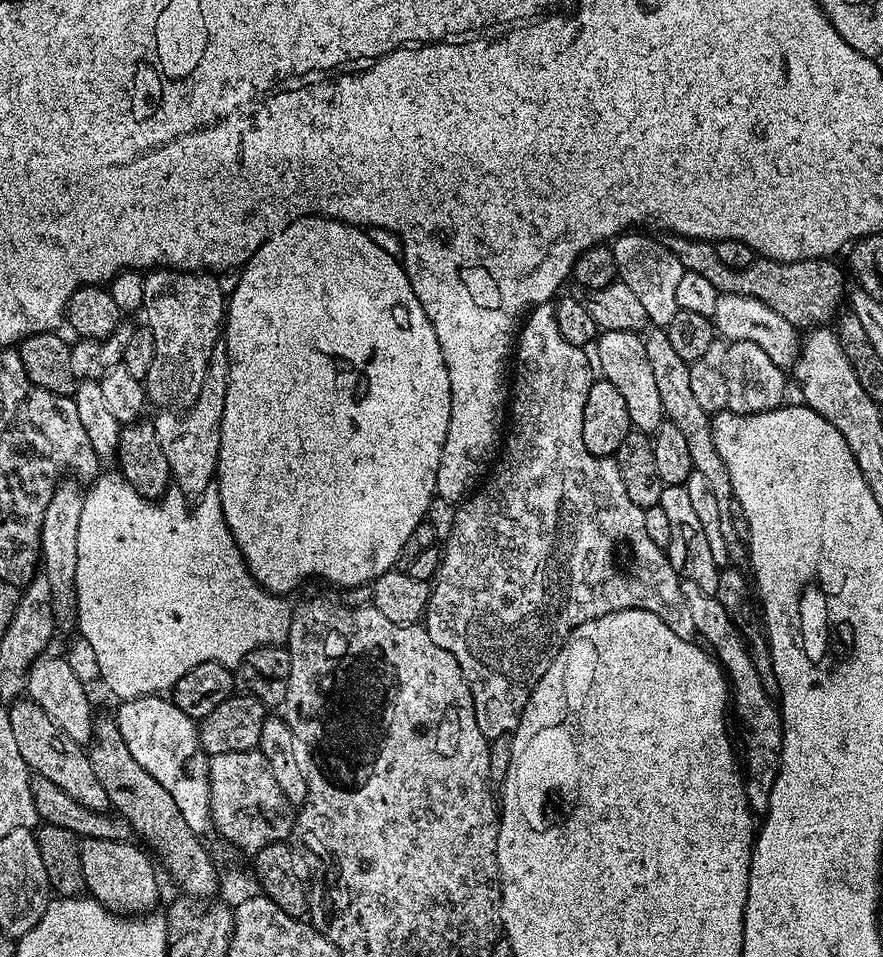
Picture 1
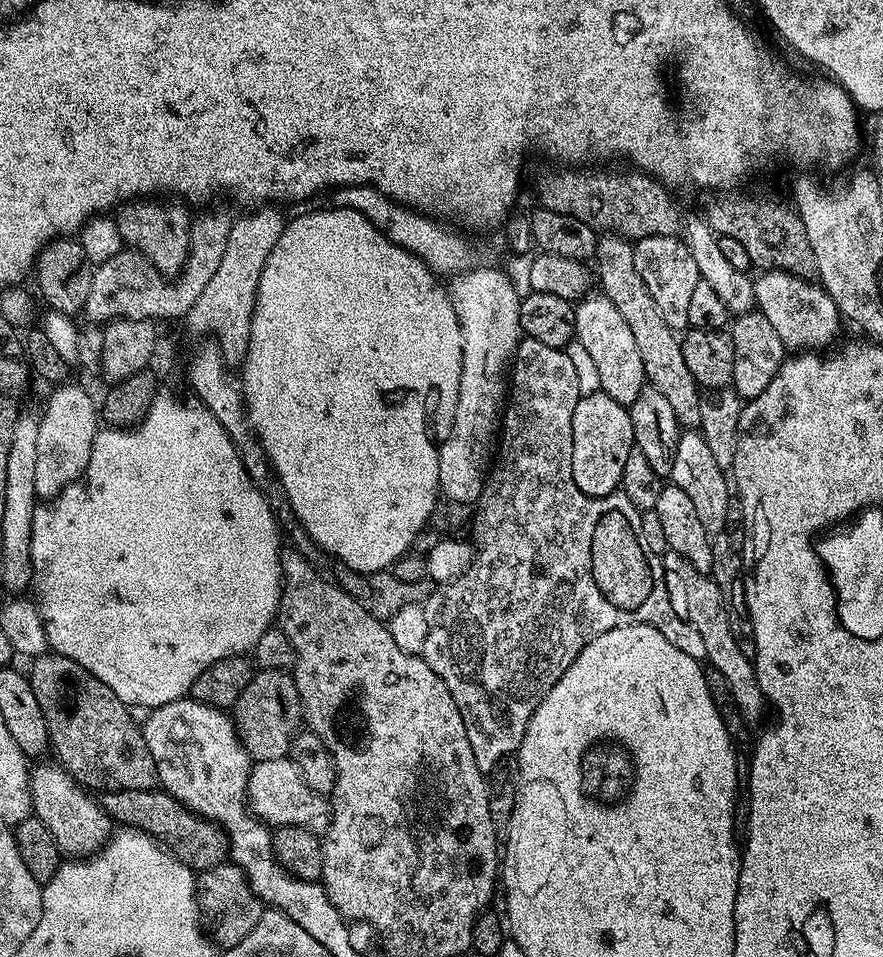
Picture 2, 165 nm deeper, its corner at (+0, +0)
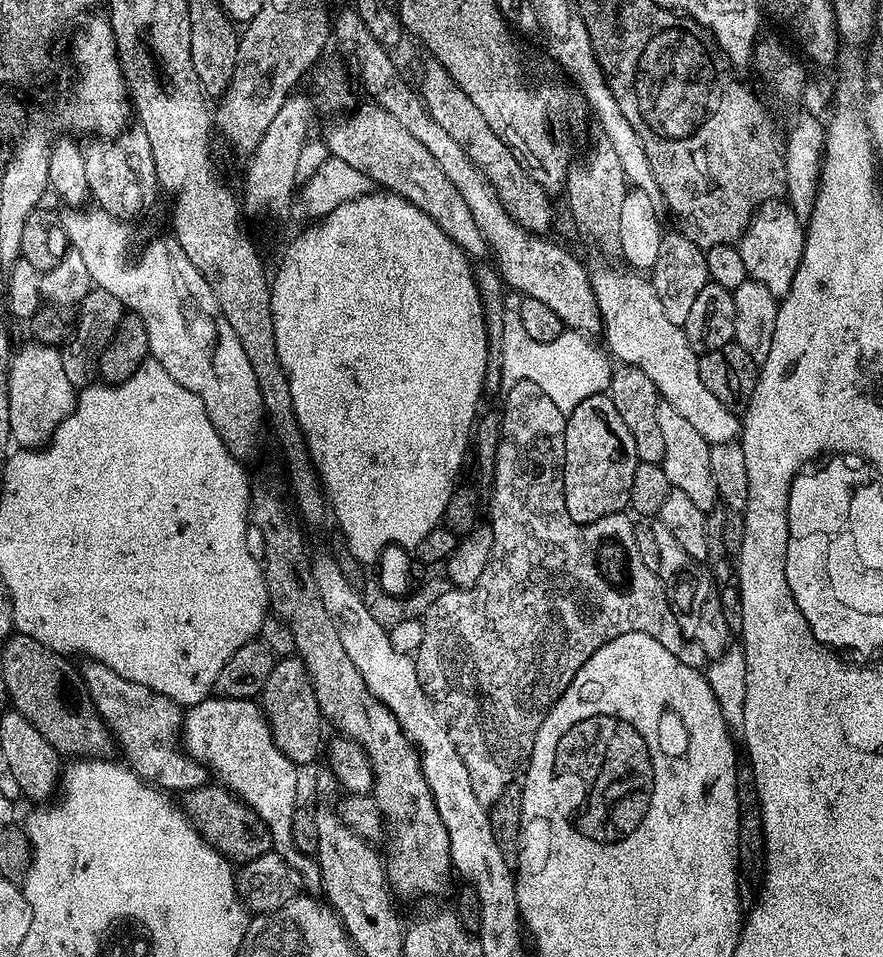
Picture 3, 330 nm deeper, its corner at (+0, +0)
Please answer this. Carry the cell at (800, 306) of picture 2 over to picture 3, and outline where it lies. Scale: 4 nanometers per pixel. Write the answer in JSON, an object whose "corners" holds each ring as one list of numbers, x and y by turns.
{"corners":[[780,200,761,204,753,211,752,220,738,241,742,262,746,265,749,277,762,282,762,286,766,286,766,290,778,298,787,294,800,265,805,231,801,217,796,215,791,204]]}

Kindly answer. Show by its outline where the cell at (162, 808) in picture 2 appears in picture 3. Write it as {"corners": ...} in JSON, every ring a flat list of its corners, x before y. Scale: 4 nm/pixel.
{"corners":[[209,782,202,788,183,793,182,807,196,833,233,865,248,864,254,858,262,858,262,854,272,851,272,839,270,830,266,830,266,822,262,822,262,818,258,818,258,814,254,814,246,802,239,800,219,783]]}

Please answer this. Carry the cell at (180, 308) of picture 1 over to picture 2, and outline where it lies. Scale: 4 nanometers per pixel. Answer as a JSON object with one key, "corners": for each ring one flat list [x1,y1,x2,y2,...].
{"corners":[[137,198,115,209,114,219,118,234,129,249,142,253,164,276,176,278,184,271,188,247,192,244,190,216,172,204,163,204,160,198]]}

